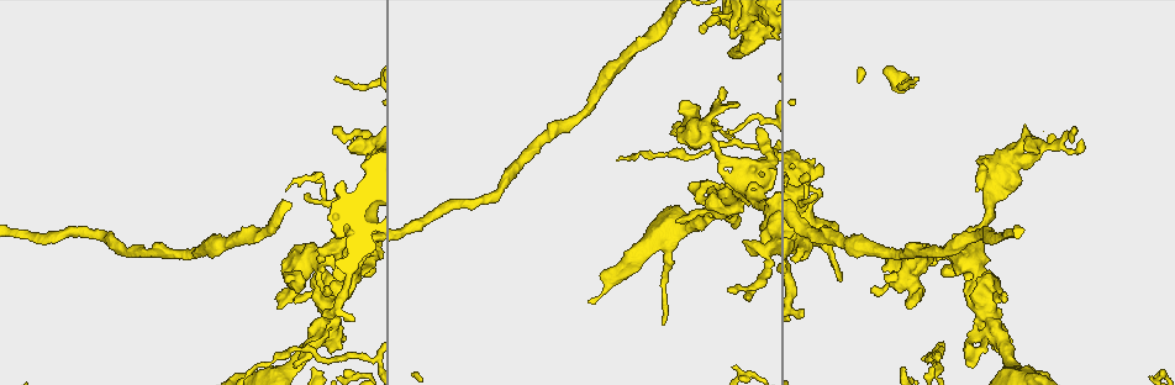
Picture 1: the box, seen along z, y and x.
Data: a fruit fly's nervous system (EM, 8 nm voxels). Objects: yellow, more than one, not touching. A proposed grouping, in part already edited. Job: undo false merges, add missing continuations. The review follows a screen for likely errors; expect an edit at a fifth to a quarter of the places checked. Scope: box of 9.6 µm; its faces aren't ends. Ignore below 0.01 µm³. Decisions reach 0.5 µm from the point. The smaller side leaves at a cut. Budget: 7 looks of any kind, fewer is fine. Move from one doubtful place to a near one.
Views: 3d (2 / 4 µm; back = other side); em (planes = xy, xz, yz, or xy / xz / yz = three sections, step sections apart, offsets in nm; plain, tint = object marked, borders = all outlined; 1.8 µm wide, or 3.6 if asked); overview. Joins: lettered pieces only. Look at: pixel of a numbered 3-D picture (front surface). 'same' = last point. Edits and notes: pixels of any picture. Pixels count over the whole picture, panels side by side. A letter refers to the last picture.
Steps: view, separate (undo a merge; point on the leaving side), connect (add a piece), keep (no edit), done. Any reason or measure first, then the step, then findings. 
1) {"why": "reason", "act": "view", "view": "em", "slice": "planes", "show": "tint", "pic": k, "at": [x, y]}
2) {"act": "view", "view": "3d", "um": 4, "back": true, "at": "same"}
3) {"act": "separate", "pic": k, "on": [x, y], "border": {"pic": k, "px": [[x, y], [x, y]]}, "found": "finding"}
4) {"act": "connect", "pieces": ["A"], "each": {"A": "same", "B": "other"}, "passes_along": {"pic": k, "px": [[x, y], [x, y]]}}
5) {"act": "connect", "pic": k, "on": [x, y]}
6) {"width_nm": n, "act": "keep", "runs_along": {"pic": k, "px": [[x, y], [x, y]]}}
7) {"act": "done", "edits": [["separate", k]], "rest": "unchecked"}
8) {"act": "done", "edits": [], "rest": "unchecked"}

{"act": "view", "view": "3d", "um": 4, "pic": 1, "at": [734, 38]}

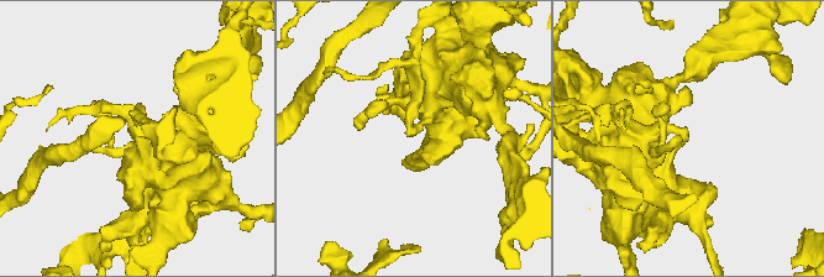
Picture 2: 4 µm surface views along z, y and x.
{"act": "view", "view": "em", "slice": "xz", "step": 16, "show": "tint", "pic": 2, "at": [412, 133]}

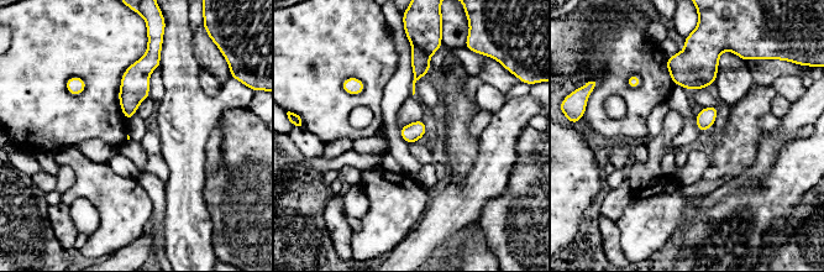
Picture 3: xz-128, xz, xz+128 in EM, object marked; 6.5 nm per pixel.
{"act": "view", "view": "em", "slice": "xz", "step": 16, "show": "borders", "at": "same"}

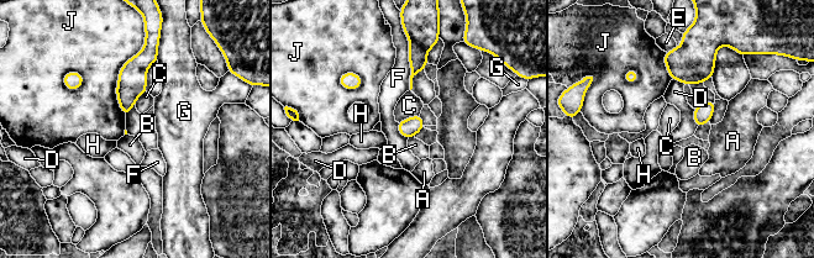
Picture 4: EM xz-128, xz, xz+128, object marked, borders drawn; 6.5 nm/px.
{"act": "separate", "pic": 4, "on": [418, 56], "each": {"A": "other", "B": "other", "C": "other", "D": "other", "E": "other", "F": "other", "G": "other", "H": "other", "J": "other"}, "border": {"pic": 4, "px": [[419, 43], [426, 52]]}, "found": "two neurons meet here"}

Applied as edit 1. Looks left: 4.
{"act": "view", "view": "overview"}

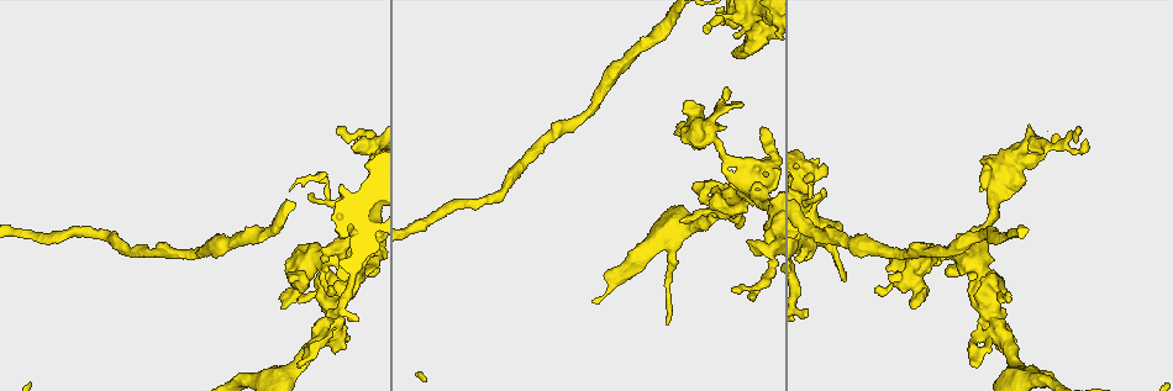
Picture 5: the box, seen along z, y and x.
{"why": "branch stops here", "act": "view", "view": "3d", "um": 2, "pic": 5, "at": [287, 306]}

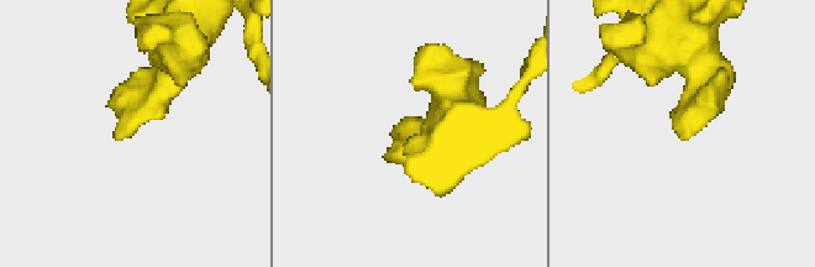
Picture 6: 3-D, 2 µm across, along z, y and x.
{"act": "view", "view": "em", "slice": "planes", "show": "borders", "pic": 6, "at": [406, 116]}

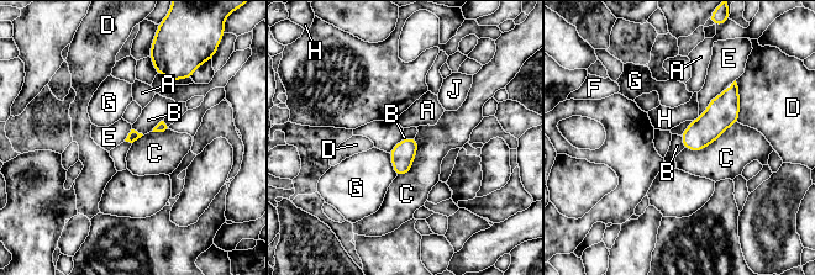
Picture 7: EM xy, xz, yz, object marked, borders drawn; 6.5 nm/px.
{"act": "keep", "each": {"A": "other", "B": "other", "C": "other", "D": "other", "E": "other", "F": "other", "G": "other", "H": "other", "J": "other"}, "border": {"pic": 7, "px": [[162, 120], [151, 131]]}, "found": "none of them fits"}

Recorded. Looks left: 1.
{"act": "done", "edits": [["separate", 4]], "rest": "unchecked"}

